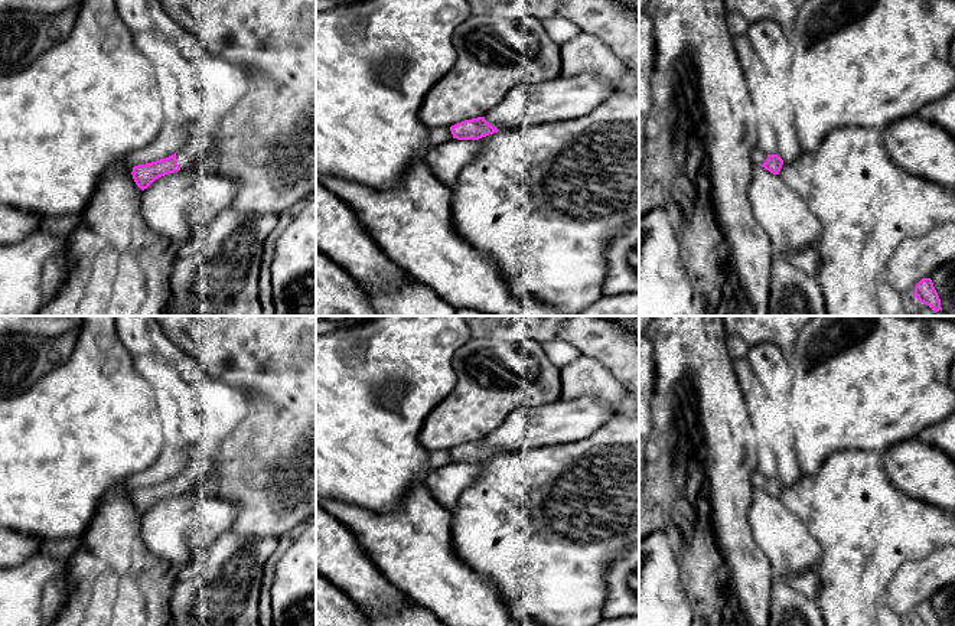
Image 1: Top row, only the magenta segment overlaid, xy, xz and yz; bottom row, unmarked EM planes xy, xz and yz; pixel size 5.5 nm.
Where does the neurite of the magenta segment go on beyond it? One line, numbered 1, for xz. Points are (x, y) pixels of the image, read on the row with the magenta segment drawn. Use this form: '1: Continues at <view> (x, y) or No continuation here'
1: No continuation here

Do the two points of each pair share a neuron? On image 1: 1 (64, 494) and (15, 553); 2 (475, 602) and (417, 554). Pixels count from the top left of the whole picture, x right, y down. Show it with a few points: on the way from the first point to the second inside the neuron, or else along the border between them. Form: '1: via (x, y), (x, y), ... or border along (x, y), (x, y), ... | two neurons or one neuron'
1: border along (15, 531), (31, 535), (41, 543) | two neurons
2: via (460, 589), (432, 569) | one neuron

